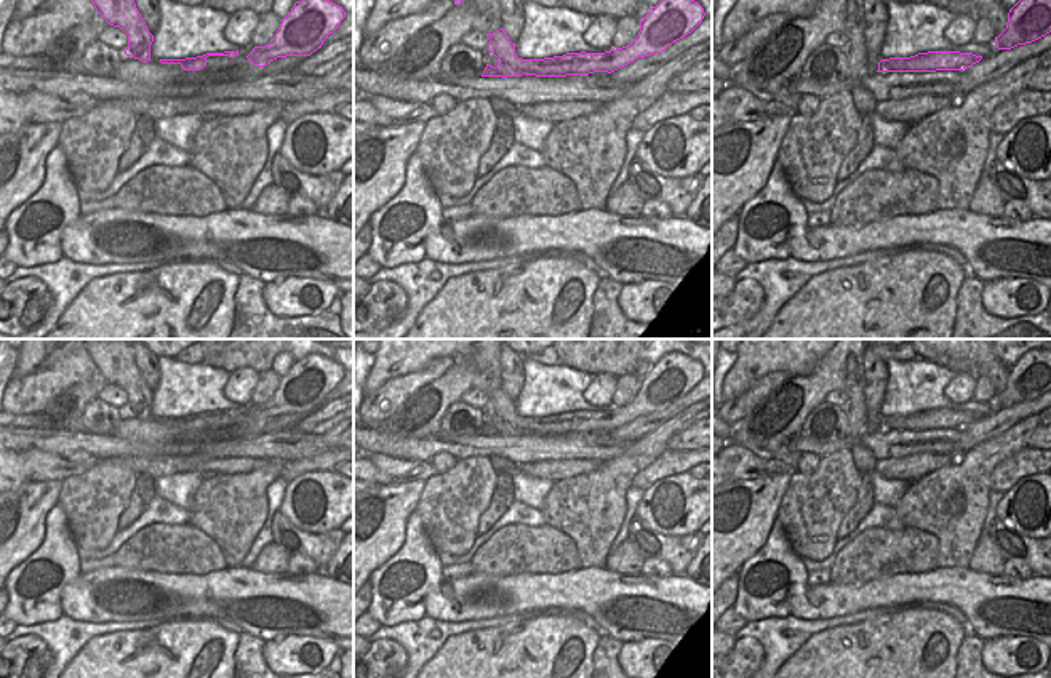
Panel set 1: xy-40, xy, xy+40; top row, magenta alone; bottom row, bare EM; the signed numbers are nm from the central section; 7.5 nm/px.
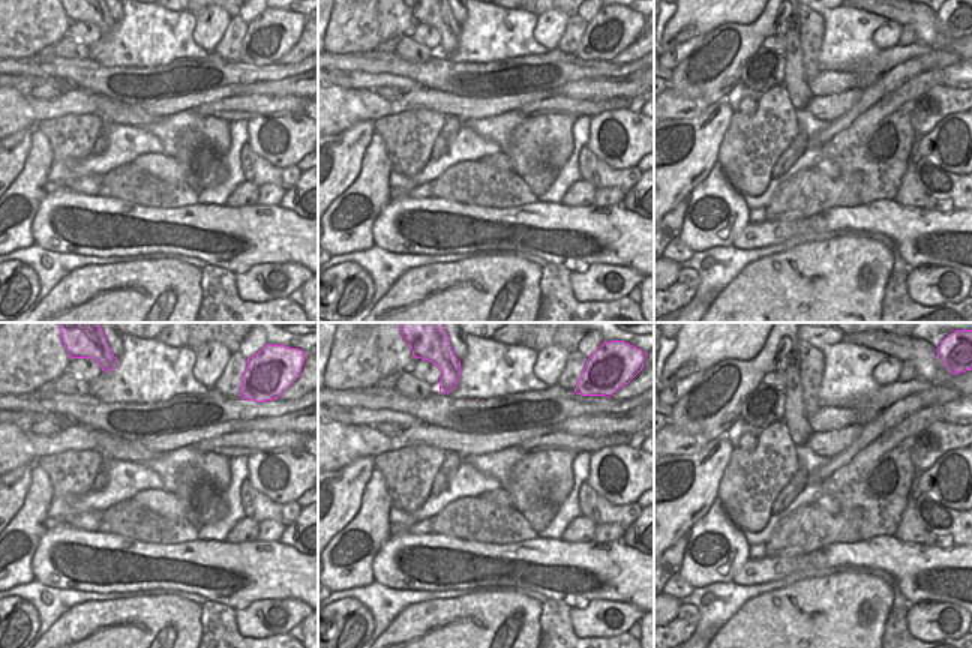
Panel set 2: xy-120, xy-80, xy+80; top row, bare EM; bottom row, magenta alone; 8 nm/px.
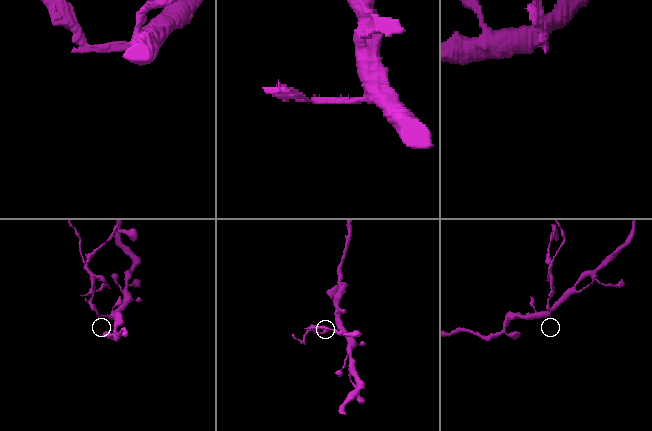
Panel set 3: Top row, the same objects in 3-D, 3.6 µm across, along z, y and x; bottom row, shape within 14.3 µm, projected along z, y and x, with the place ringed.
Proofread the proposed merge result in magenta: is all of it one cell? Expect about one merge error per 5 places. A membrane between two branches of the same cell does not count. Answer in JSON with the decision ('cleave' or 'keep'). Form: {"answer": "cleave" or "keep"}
{"answer": "cleave"}

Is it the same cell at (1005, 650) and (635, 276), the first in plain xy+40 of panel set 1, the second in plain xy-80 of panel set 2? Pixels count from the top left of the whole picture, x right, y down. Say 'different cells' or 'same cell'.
same cell

